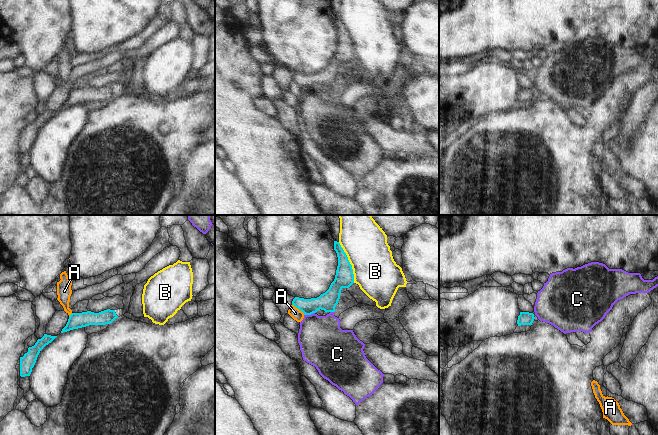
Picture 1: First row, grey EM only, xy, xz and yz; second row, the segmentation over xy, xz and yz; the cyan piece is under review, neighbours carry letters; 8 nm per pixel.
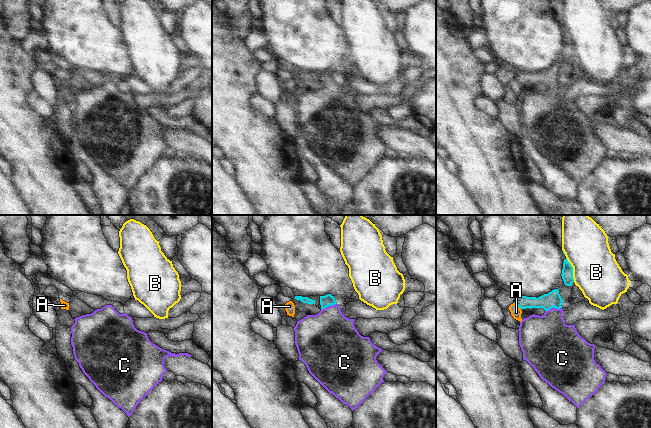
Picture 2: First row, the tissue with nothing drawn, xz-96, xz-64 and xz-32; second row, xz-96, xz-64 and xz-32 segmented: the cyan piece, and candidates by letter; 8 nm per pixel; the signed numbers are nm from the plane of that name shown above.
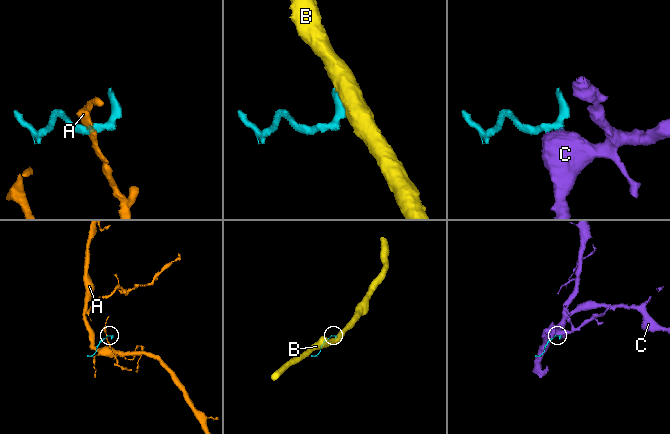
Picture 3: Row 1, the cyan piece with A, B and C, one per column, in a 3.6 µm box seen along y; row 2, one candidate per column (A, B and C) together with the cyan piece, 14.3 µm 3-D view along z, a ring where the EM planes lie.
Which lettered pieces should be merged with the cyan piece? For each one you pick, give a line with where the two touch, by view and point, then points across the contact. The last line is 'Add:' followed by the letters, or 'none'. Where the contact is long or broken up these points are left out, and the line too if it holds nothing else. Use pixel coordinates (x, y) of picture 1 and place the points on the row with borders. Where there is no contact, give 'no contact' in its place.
C: contact xz (309, 314); way xz (327, 301), (320, 302), (309, 314), (312, 327), (322, 342)
Add: C

